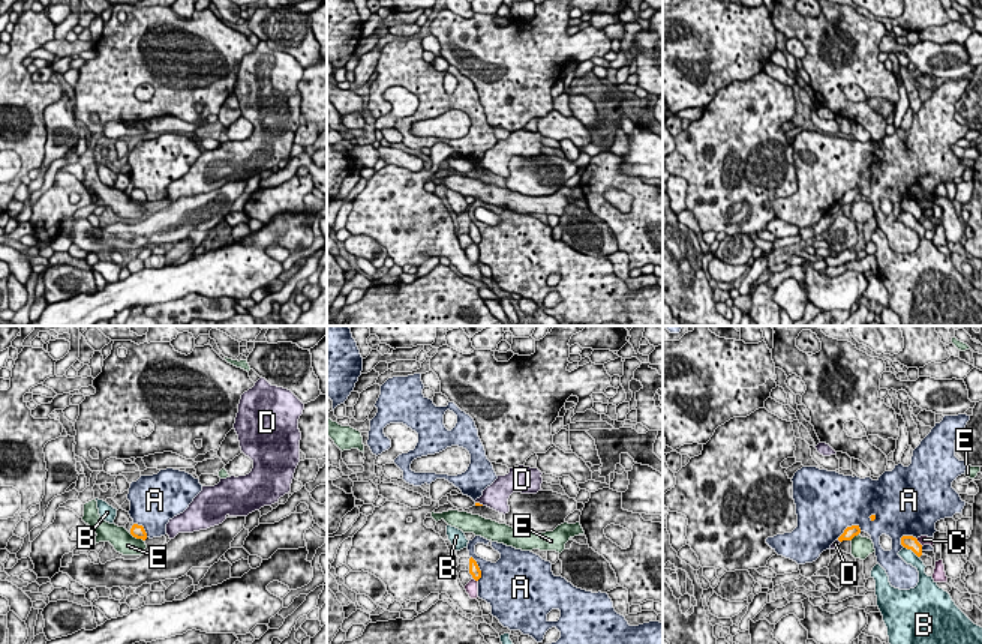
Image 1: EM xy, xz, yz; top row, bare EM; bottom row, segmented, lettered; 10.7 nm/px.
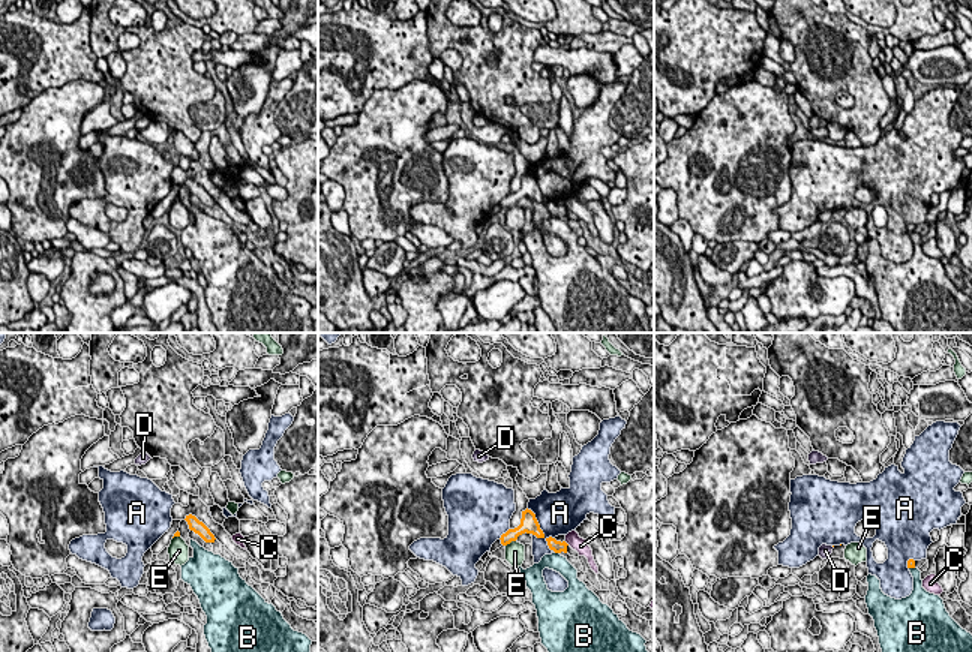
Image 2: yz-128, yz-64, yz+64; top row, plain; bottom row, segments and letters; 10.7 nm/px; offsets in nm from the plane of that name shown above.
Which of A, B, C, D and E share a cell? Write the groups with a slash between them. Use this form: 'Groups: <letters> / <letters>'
Groups: A / B / C / D / E

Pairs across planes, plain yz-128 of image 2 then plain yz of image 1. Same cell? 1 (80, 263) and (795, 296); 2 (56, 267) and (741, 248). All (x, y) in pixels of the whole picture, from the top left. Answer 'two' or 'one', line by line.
1: two
2: one

